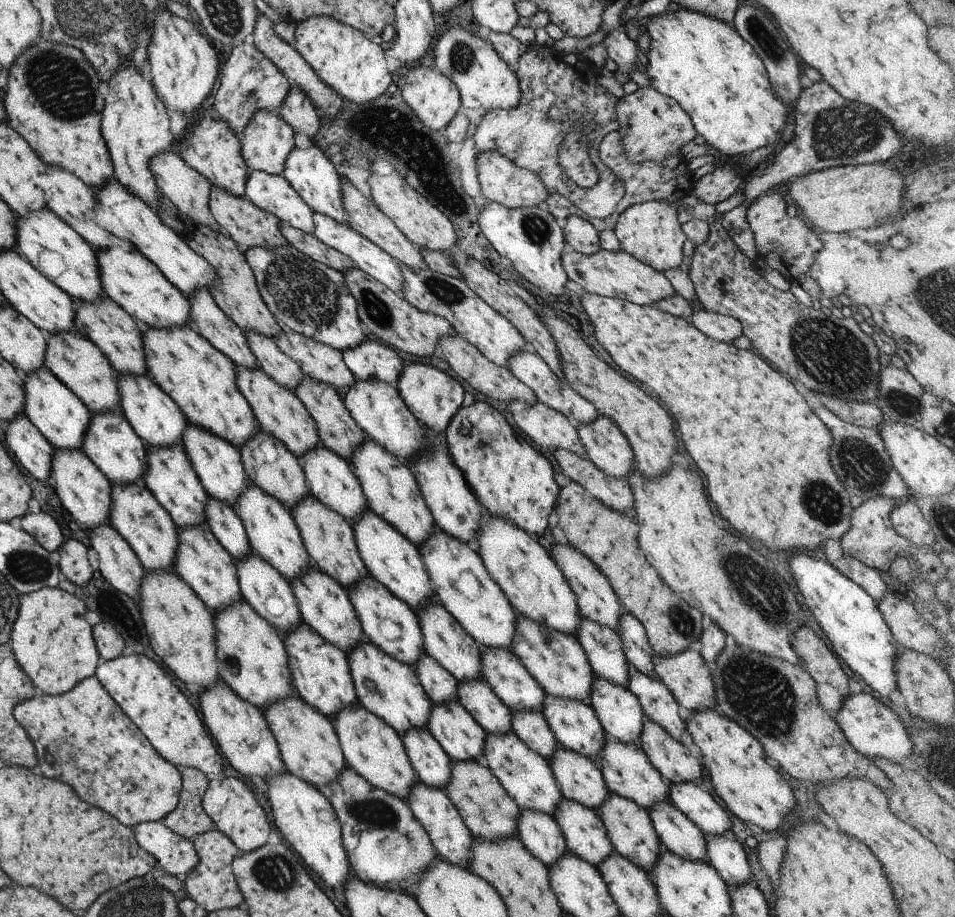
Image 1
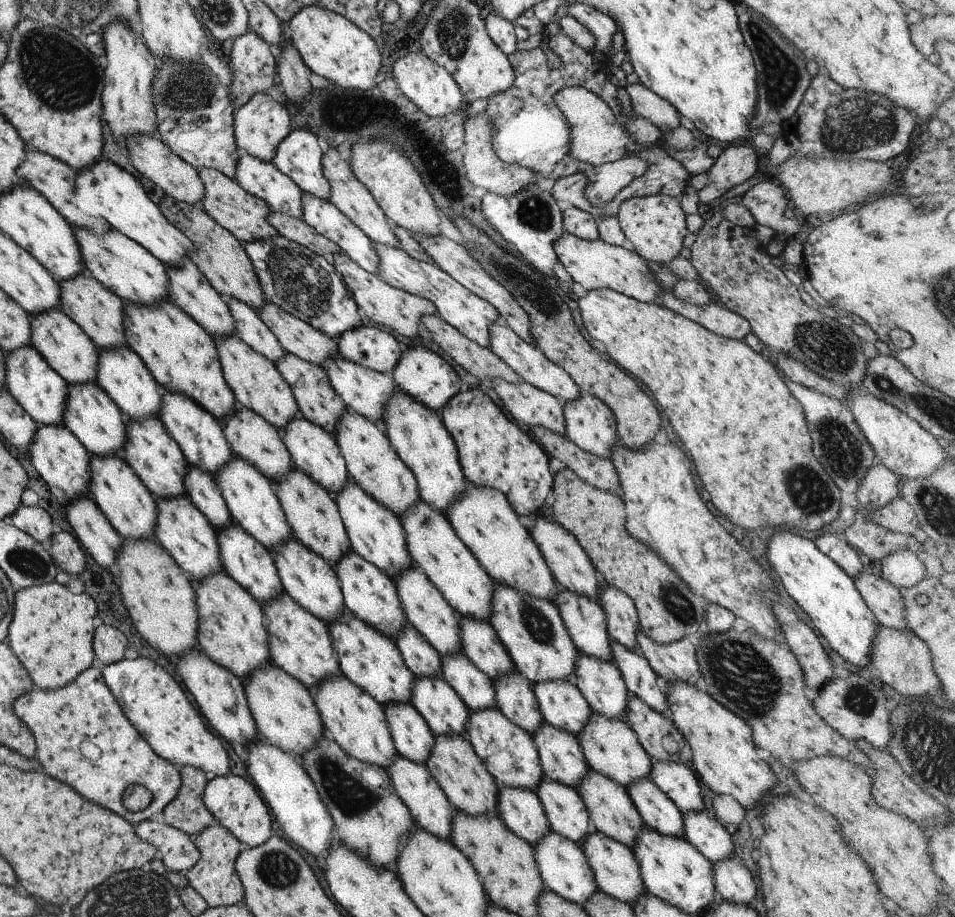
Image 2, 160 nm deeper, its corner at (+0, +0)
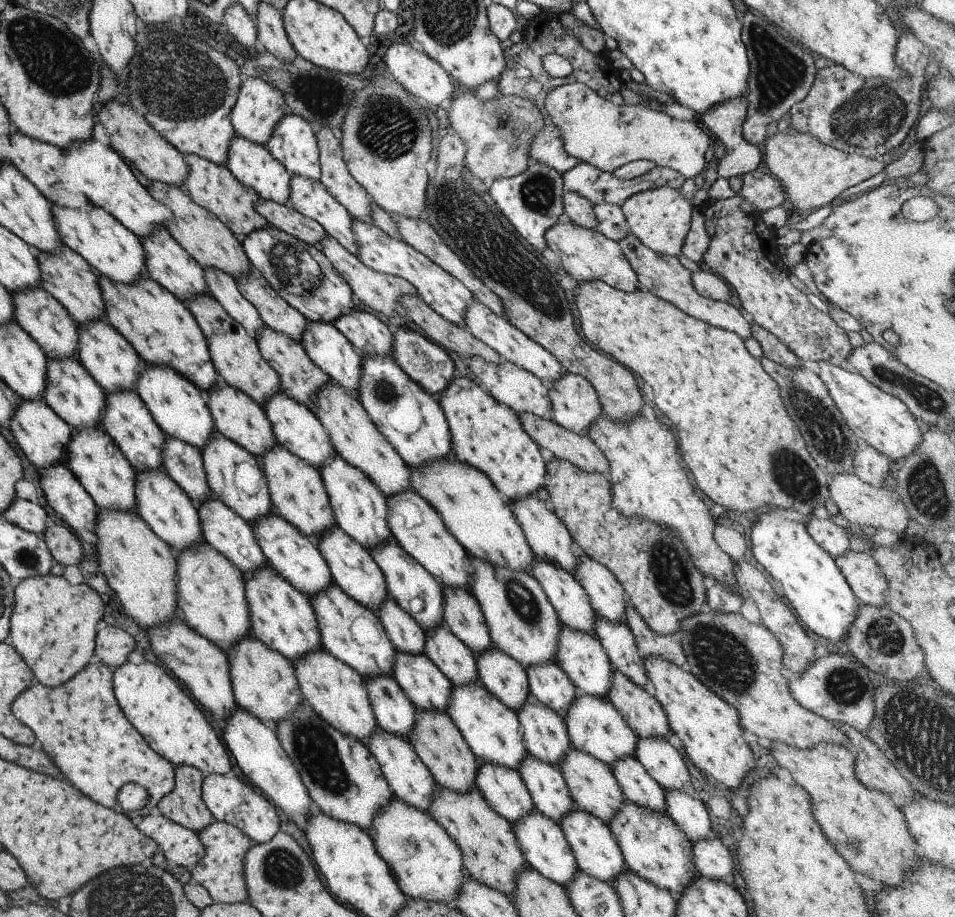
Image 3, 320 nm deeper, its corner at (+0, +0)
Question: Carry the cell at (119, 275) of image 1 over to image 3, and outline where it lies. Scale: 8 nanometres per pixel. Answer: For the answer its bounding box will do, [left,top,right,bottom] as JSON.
[50,203,145,284]

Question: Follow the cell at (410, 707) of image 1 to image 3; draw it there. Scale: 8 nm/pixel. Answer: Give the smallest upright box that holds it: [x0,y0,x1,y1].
[308,583,394,678]

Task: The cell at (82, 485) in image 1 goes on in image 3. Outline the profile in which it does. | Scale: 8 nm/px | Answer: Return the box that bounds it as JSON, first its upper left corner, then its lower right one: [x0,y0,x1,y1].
[8,399,70,470]

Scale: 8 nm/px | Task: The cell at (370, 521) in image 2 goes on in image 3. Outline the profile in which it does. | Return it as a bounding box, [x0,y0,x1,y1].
[318,454,390,552]

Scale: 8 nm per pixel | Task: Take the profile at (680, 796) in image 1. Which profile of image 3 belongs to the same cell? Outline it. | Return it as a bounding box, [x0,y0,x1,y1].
[634,737,691,792]

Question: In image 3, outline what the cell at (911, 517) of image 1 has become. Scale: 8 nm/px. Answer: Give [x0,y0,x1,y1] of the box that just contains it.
[827,471,910,534]

